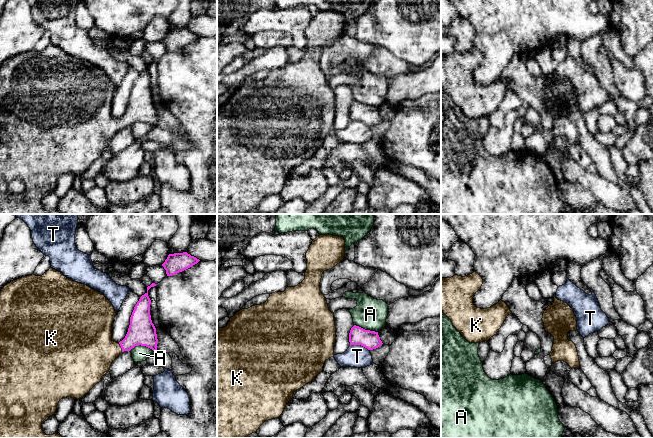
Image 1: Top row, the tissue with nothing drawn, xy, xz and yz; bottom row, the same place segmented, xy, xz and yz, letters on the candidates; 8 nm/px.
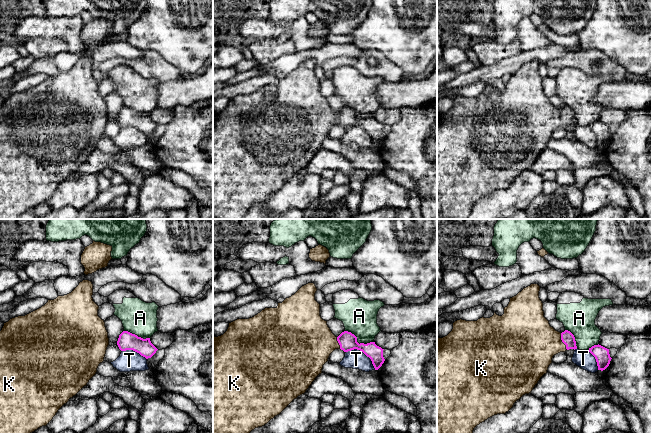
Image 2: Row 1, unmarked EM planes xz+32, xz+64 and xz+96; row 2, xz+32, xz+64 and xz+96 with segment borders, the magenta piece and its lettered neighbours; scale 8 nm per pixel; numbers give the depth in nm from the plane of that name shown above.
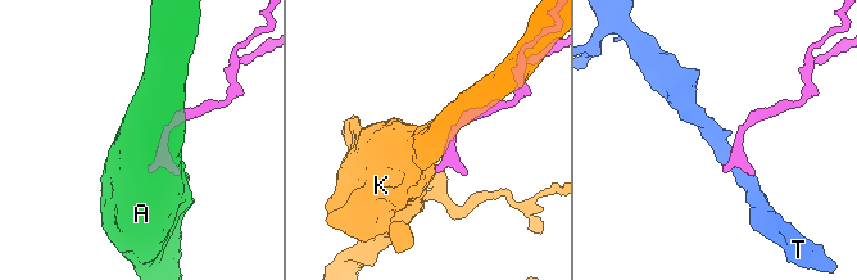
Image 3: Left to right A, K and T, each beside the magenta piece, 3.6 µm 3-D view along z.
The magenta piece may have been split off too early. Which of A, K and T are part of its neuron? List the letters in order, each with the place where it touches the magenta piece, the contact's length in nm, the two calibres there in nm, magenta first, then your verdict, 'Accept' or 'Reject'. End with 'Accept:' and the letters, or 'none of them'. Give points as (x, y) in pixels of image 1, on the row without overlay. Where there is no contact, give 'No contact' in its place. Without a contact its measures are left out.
A: Touches magenta at xy (141, 121). Shared border 200 nm. Thickness 220 nm (magenta) against 130 nm. Reject
K: Touches magenta at xy (121, 123). Shared border 80 nm. Thickness 220 nm (magenta) against 380 nm. Accept
T: Touches magenta at xz (359, 120). Shared border 160 nm. Thickness 140 nm (magenta) against 180 nm. Reject
Accept: K

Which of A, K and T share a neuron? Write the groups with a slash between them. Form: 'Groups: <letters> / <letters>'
Groups: A / K / T

